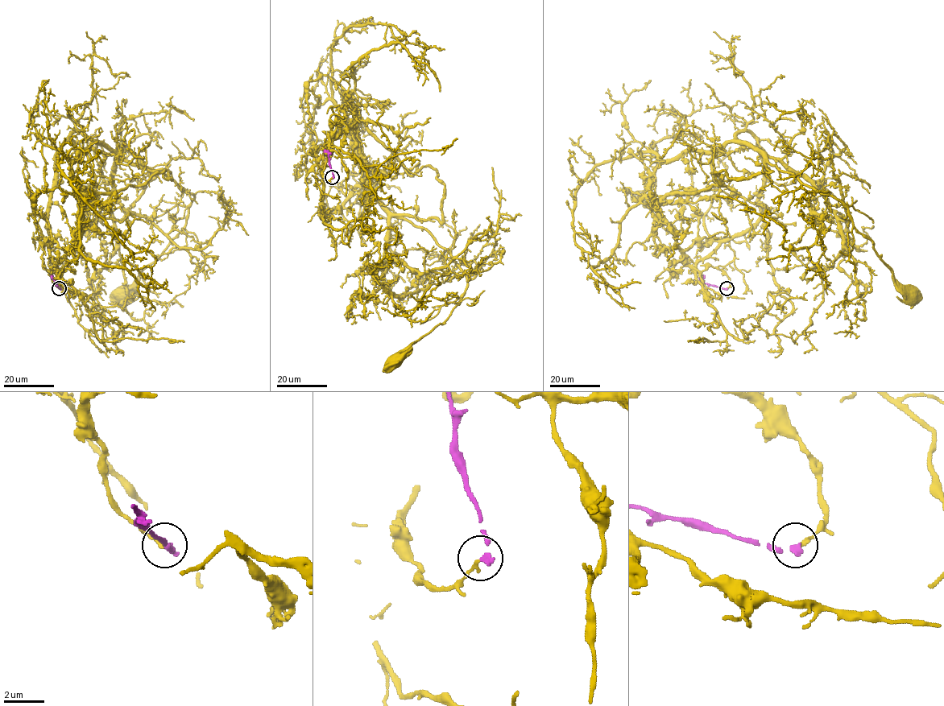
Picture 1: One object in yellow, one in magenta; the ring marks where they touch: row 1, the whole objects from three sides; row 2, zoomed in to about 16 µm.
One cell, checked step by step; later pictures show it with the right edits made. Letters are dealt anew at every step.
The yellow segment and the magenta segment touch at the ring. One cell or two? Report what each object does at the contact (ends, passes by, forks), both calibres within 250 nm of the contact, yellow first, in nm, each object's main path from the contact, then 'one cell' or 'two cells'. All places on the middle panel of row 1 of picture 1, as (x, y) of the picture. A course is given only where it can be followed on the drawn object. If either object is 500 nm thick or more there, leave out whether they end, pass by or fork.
yellow ends; magenta ends; calibres 180 and 280 nm; course yellow (333, 177), (328, 146), (320, 210), (366, 187), (465, 276), (450, 315), (397, 361); course magenta (333, 177), (327, 153), (325, 154); two cells

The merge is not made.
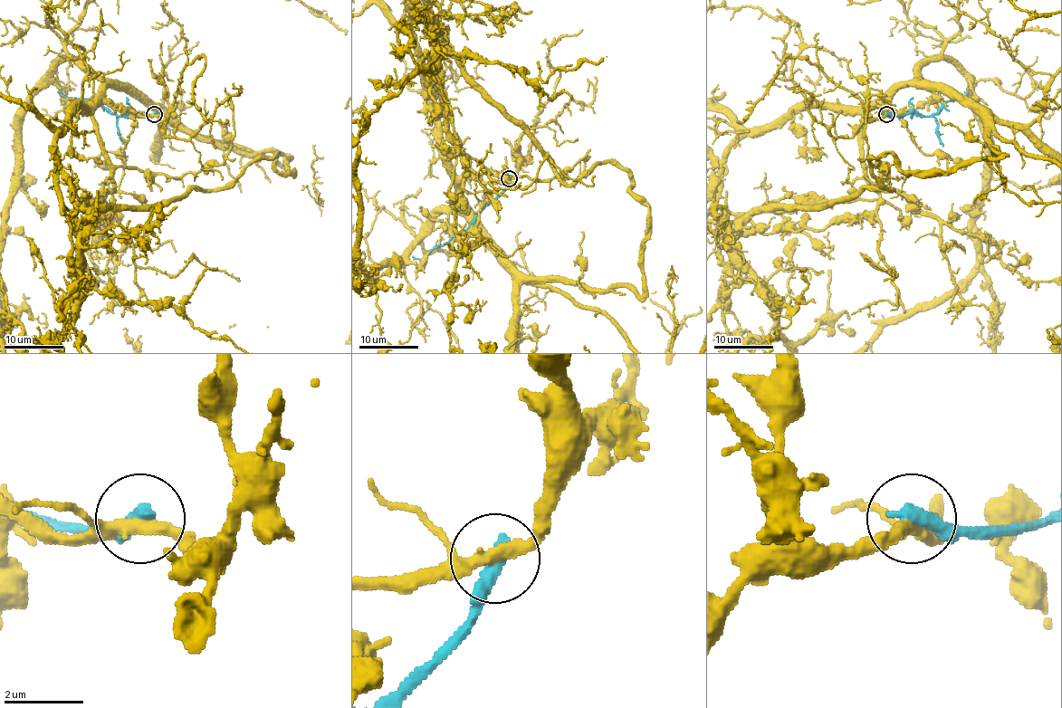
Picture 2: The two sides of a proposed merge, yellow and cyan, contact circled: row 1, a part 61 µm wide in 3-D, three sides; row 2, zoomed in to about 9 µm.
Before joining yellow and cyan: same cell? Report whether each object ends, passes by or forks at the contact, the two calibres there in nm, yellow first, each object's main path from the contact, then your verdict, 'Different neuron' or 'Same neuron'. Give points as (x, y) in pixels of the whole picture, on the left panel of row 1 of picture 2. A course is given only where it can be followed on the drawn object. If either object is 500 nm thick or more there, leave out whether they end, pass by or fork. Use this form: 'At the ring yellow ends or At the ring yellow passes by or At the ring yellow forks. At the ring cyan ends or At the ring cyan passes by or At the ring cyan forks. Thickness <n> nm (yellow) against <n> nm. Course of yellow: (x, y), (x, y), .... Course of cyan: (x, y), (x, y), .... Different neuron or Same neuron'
At the ring yellow forks. At the ring cyan ends. Thickness 280 nm (yellow) against 440 nm. Different neuron

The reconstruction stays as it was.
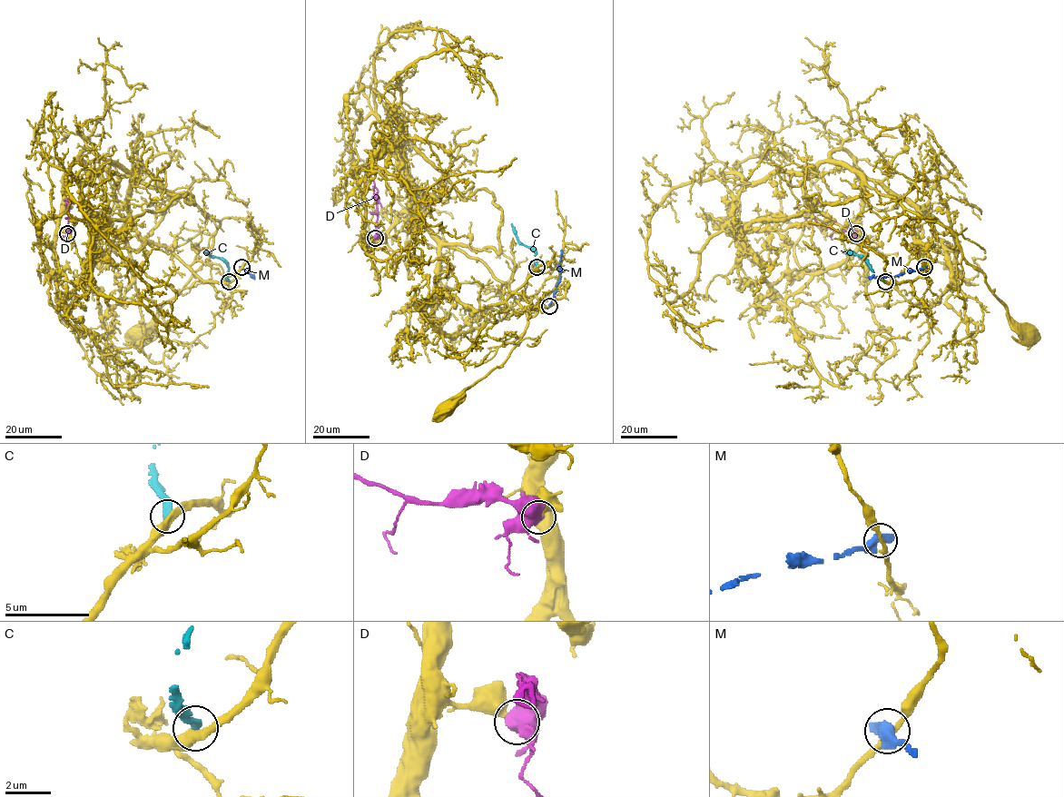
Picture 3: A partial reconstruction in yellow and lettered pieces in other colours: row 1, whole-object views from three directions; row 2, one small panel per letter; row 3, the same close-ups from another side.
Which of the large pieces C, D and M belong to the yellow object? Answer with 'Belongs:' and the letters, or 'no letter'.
Belongs: D

